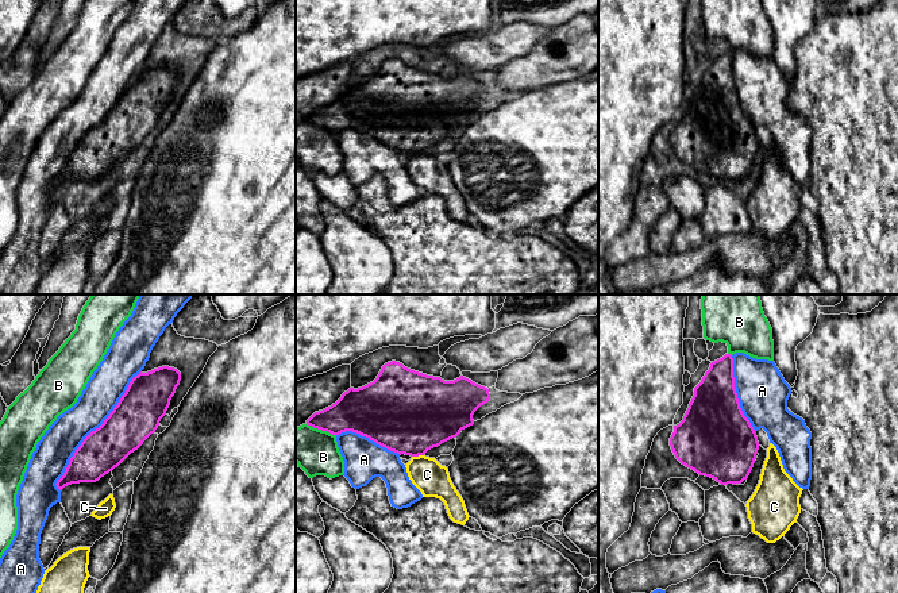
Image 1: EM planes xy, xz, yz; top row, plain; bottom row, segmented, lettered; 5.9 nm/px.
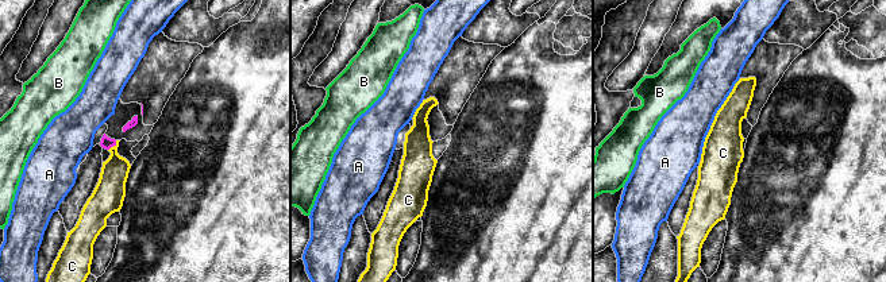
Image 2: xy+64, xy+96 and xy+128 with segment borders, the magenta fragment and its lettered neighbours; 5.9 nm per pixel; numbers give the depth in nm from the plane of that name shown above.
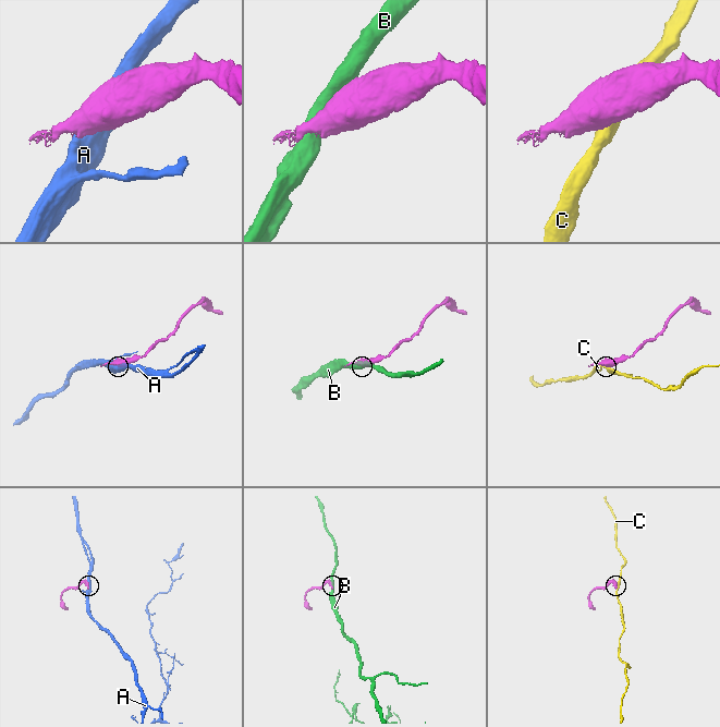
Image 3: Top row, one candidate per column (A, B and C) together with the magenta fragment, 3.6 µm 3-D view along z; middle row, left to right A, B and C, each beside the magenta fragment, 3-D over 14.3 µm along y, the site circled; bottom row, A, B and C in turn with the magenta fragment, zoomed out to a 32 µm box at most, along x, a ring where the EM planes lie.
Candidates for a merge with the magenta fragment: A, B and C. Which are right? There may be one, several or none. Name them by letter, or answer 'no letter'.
no letter

